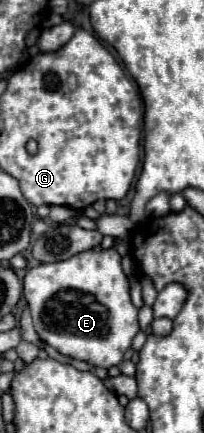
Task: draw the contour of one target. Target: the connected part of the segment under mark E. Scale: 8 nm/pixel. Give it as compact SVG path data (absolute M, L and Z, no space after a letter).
M93 249L61 263L37 265L27 269L23 283L35 331L45 343L63 355L105 369L123 361L125 351L139 333L139 325L137 309L129 297L129 281L121 269L117 251Z

